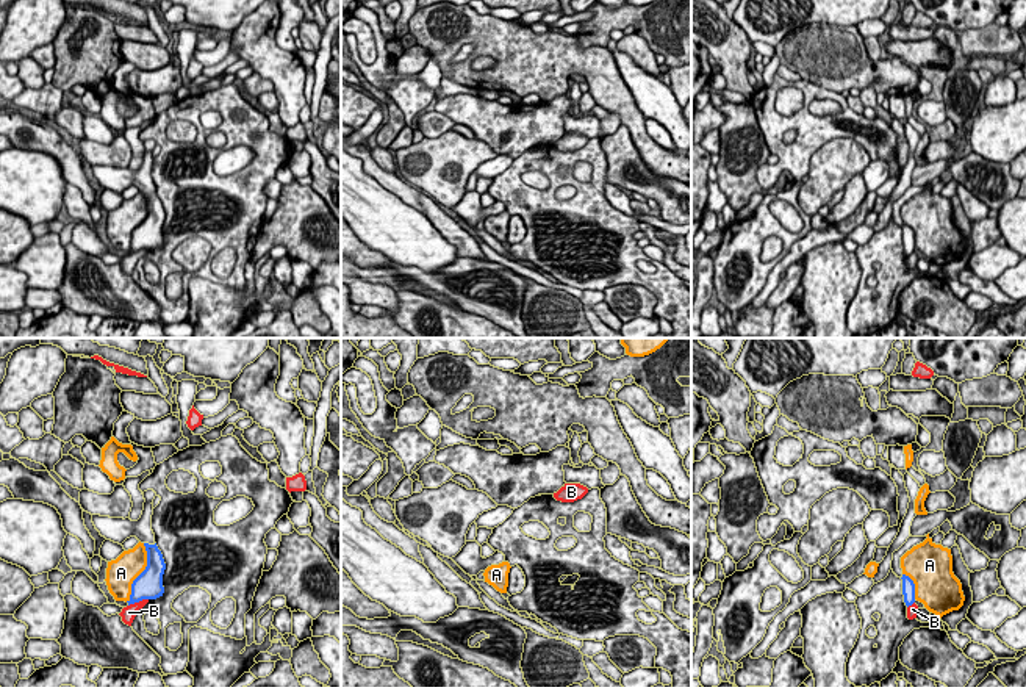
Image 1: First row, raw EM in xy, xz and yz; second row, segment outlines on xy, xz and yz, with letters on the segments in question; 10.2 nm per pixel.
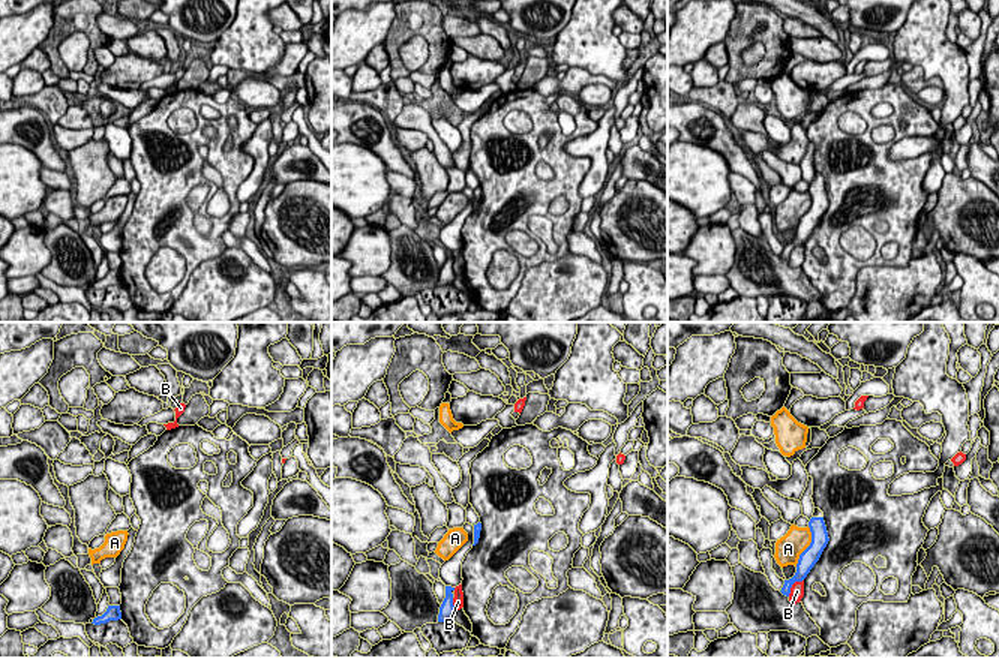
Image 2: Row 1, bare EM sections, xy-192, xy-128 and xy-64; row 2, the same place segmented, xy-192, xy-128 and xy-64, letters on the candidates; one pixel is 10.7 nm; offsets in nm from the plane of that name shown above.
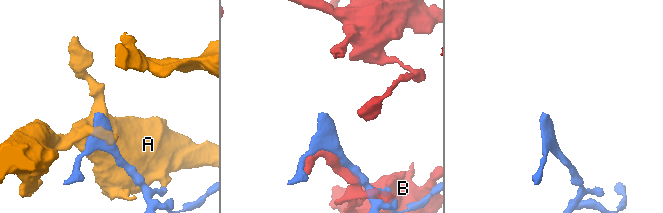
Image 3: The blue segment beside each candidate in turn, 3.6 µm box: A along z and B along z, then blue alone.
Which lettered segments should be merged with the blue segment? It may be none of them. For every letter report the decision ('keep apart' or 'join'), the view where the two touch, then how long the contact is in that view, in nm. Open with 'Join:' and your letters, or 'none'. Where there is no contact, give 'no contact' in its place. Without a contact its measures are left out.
Join: none
A: keep apart; contact in xy; length 650 nm
B: keep apart; contact in xy; length 220 nm

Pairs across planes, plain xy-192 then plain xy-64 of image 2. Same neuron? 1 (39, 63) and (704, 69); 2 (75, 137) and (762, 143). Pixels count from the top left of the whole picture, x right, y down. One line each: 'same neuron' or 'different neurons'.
1: different neurons
2: same neuron

